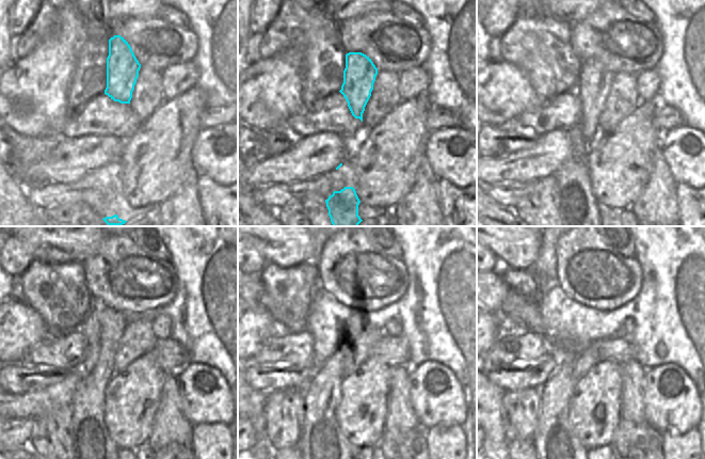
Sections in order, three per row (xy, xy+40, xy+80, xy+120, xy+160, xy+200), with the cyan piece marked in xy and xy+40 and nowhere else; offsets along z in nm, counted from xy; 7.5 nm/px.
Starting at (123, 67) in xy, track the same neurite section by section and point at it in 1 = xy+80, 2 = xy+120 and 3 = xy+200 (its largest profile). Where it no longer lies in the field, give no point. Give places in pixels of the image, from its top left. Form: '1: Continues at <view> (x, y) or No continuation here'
1: Continues at xy+80 (576, 203)
2: Continues at xy+120 (90, 443)
3: Continues at xy+200 (555, 443).

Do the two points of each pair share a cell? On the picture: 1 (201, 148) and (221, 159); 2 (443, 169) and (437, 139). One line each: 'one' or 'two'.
1: one
2: one

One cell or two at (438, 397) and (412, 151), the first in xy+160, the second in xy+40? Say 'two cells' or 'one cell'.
two cells

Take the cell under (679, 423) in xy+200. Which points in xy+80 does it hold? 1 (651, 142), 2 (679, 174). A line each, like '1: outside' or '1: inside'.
1: outside
2: inside

